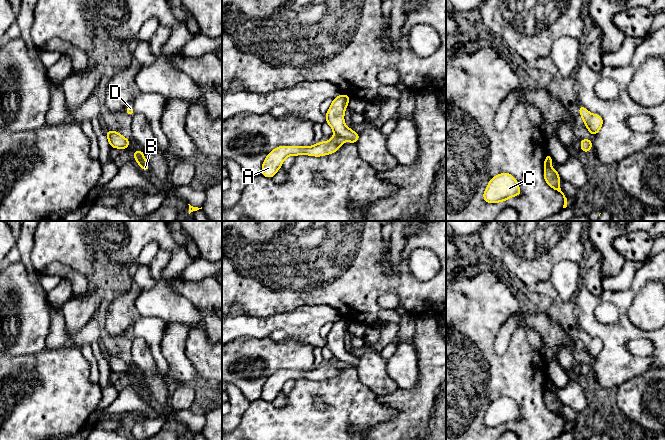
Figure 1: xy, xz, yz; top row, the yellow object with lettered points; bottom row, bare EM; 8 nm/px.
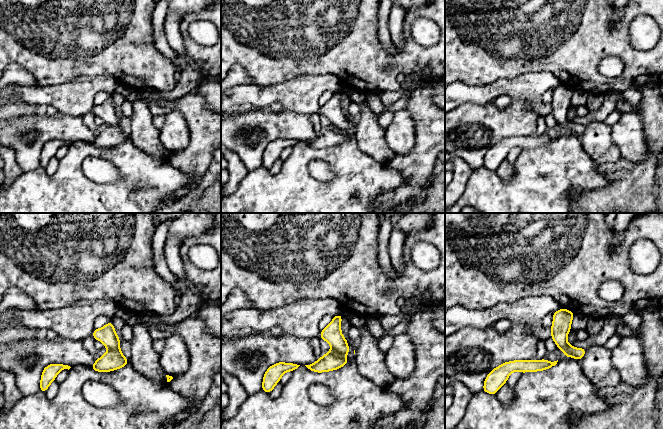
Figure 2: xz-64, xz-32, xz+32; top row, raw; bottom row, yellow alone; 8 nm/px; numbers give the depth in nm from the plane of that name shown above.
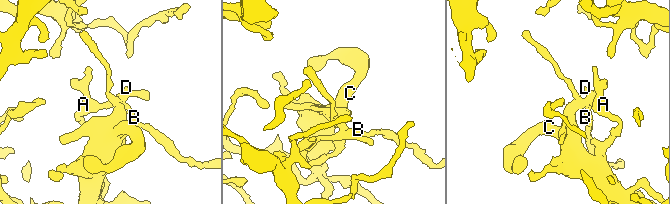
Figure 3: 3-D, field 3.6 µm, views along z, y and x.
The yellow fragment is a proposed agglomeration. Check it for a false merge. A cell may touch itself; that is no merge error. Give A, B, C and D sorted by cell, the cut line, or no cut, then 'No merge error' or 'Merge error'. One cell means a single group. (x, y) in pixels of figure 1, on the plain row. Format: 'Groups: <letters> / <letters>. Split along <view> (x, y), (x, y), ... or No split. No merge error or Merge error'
Groups: A B C D. No split. No merge error

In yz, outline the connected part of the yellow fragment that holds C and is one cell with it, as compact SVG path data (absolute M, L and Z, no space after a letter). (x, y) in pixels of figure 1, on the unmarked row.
M507 396L494 400L488 407L484 418L484 425L493 428L521 418L515 401Z

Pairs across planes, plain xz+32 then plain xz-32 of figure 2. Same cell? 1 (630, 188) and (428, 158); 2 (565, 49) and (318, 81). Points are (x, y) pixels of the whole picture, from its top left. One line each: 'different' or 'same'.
1: same
2: different

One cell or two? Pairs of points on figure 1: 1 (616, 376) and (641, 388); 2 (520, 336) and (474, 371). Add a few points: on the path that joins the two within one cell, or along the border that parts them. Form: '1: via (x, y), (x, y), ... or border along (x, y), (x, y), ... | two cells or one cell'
1: border along (647, 370), (624, 381), (617, 387) | two cells
2: via (515, 350), (494, 371), (488, 371) | one cell

